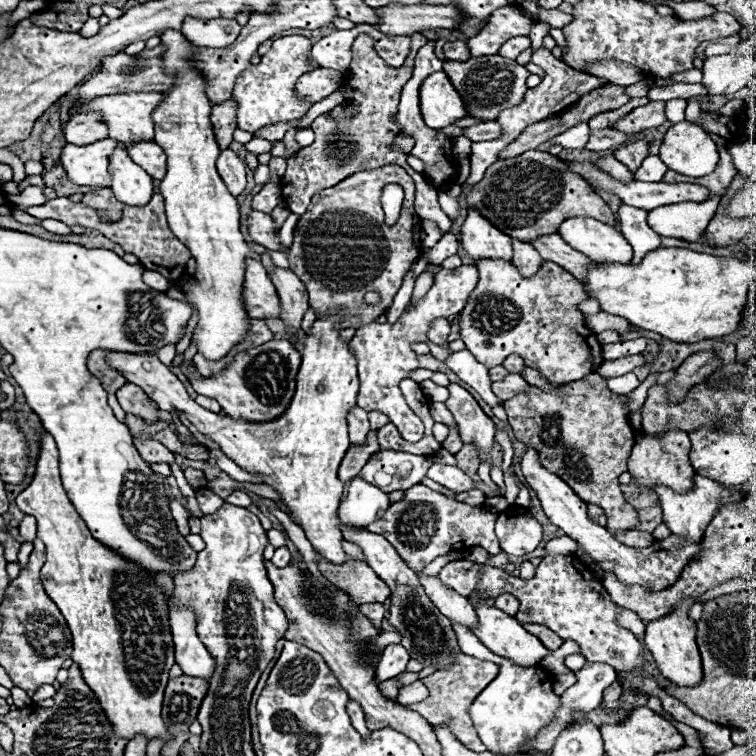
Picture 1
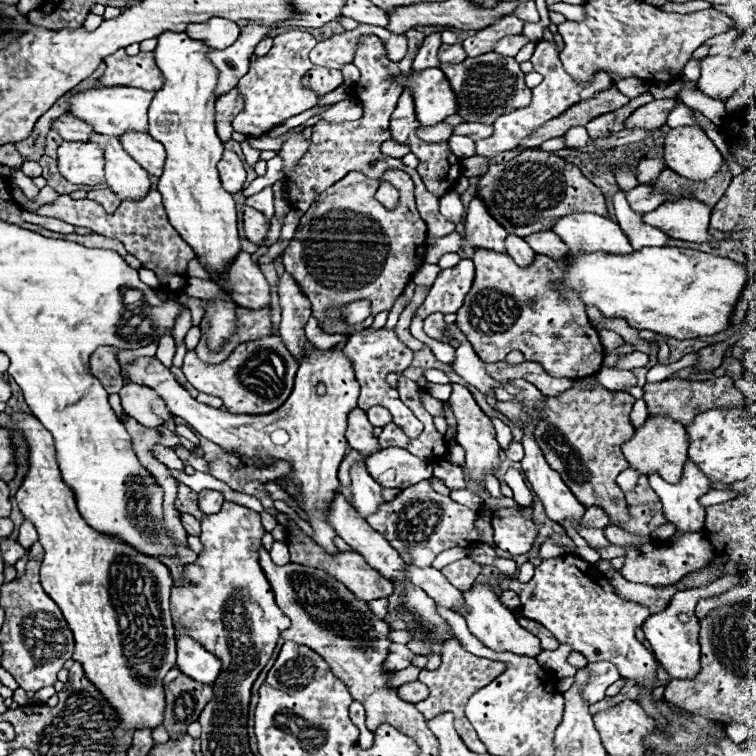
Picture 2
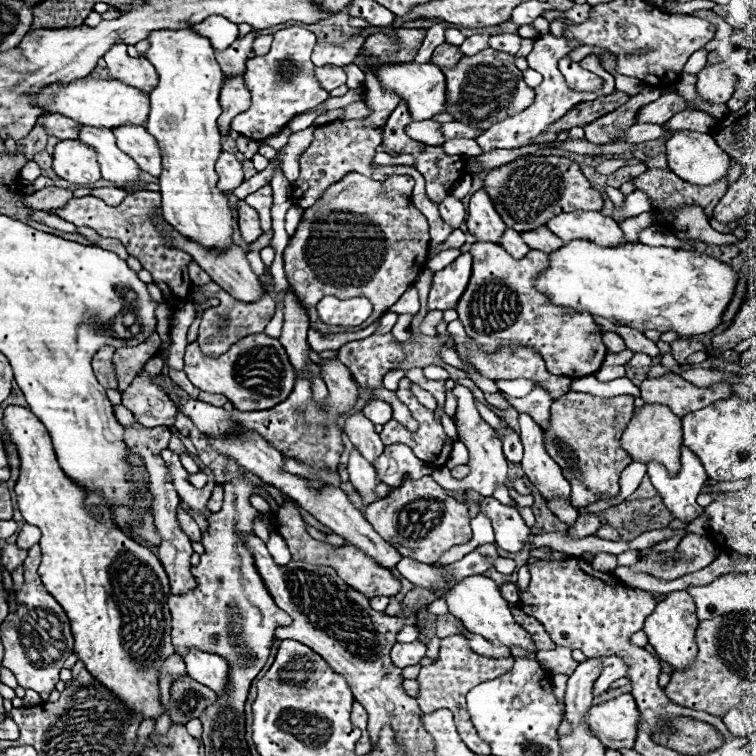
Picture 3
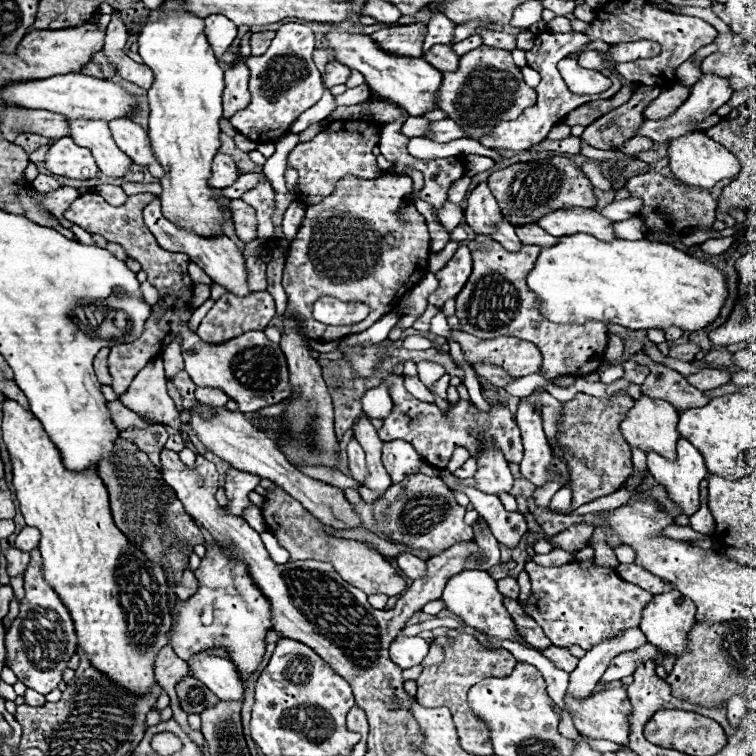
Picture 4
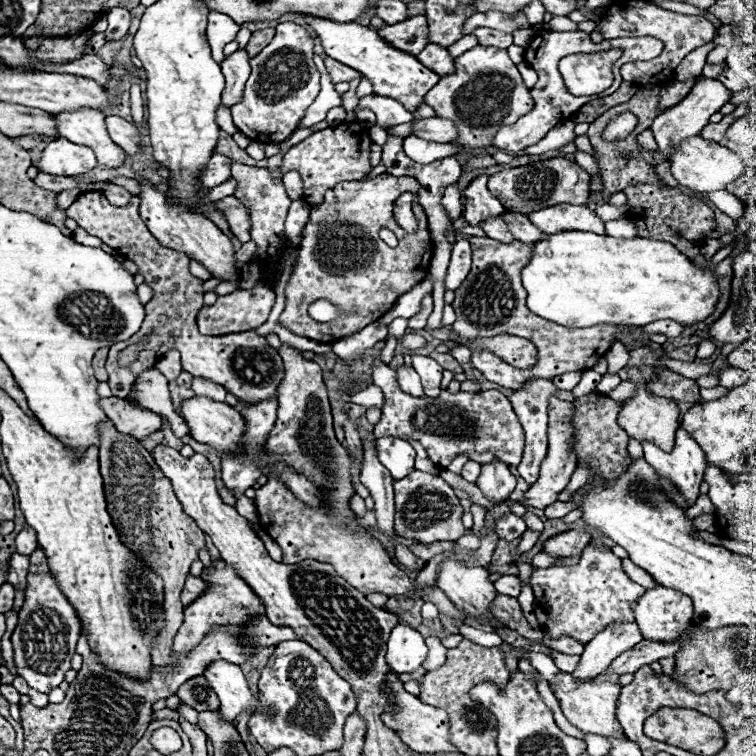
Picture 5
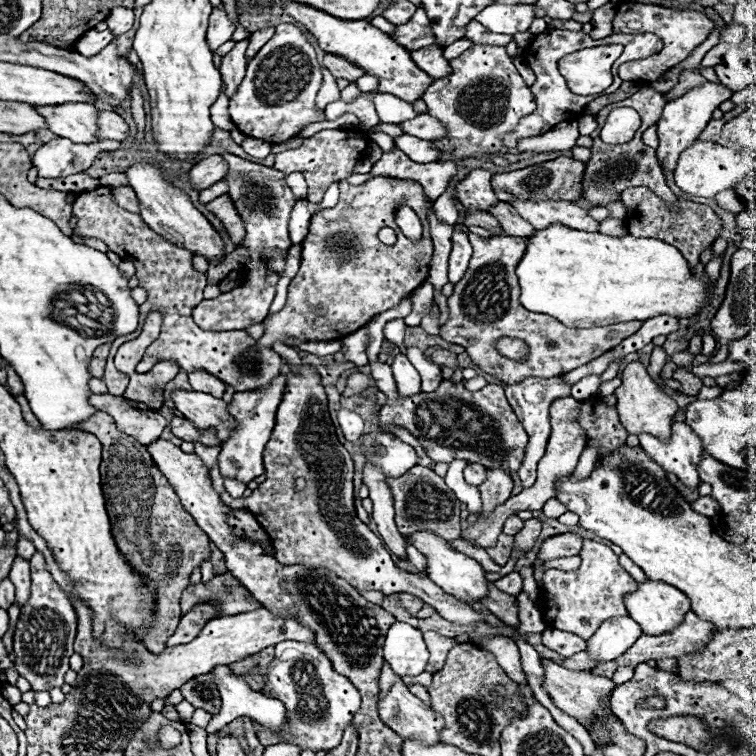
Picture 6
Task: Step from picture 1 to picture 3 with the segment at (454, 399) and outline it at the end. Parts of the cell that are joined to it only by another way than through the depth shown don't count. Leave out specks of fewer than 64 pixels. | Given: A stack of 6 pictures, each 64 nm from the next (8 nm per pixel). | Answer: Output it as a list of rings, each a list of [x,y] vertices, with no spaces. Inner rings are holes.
[[[456,384],[456,388],[452,390],[456,400],[458,400],[458,408],[456,408],[456,428],[458,428],[458,438],[462,444],[466,444],[468,448],[468,464],[470,464],[470,474],[464,480],[448,480],[448,486],[444,484],[442,488],[446,490],[476,490],[480,496],[490,496],[494,492],[496,484],[506,486],[508,484],[508,462],[502,454],[502,442],[496,438],[496,432],[492,426],[488,426],[476,404],[474,404],[474,396],[468,388]]]

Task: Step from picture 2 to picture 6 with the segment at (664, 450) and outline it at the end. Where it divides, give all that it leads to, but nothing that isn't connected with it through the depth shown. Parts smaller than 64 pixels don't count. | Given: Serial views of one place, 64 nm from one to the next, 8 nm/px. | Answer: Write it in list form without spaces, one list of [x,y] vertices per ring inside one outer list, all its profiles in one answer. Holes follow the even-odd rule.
[[[640,362],[626,364],[622,372],[622,386],[614,392],[618,396],[618,416],[622,426],[628,430],[628,434],[642,434],[650,432],[652,436],[658,436],[658,440],[666,440],[670,436],[670,420],[674,420],[678,412],[678,404],[650,378],[646,372],[646,366]]]

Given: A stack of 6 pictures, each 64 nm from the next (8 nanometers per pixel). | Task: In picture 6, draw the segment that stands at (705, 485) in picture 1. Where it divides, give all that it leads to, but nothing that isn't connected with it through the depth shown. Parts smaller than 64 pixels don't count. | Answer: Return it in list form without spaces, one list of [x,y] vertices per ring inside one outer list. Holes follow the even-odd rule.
[[[674,420],[672,424],[672,436],[670,442],[664,444],[656,440],[650,434],[640,434],[640,446],[642,450],[660,464],[666,472],[678,476],[688,488],[698,488],[700,474],[698,464],[702,460],[702,442],[692,432],[692,428],[684,422]]]

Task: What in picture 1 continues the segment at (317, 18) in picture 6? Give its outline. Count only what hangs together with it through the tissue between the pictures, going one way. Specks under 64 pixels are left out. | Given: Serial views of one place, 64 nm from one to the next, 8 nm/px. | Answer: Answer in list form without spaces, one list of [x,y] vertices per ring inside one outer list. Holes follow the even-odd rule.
[[[434,72],[434,74],[430,74],[430,76],[422,82],[422,86],[420,86],[420,110],[422,110],[424,122],[426,122],[430,128],[434,128],[434,130],[452,126],[456,120],[462,120],[462,118],[468,116],[460,94],[456,92],[456,88],[452,86],[450,78],[448,78],[444,72]]]

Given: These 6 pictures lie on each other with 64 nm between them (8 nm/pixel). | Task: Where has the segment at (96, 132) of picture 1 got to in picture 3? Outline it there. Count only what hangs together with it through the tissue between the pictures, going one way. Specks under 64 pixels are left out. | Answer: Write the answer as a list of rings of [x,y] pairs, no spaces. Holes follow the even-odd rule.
[[[50,114],[50,116],[42,116],[42,118],[44,118],[44,128],[50,136],[56,136],[60,140],[74,140],[80,136],[80,132],[78,132],[80,124],[70,120],[68,116]]]

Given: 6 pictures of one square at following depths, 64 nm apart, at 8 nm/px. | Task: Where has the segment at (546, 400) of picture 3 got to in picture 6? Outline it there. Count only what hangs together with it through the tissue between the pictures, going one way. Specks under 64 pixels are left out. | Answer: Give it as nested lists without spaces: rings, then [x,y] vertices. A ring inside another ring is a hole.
[[[558,398],[554,400],[554,404],[550,406],[550,422],[552,422],[552,442],[548,442],[546,454],[542,456],[542,460],[538,462],[538,480],[534,486],[522,490],[518,496],[510,496],[510,500],[506,500],[504,504],[500,504],[494,514],[486,520],[486,548],[492,548],[496,544],[496,538],[500,534],[500,526],[504,524],[504,520],[512,514],[516,514],[518,510],[542,510],[542,506],[550,500],[556,498],[556,482],[562,480],[562,476],[570,476],[578,464],[578,458],[584,450],[586,444],[586,434],[582,432],[580,424],[578,424],[578,400],[574,398]]]

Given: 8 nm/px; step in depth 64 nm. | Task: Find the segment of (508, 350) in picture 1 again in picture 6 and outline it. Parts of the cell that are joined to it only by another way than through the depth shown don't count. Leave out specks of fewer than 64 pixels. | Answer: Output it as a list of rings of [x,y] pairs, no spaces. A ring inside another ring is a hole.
[[[468,234],[468,238],[472,242],[474,254],[466,276],[454,286],[454,294],[448,298],[450,320],[440,328],[440,336],[448,342],[464,346],[472,362],[498,382],[516,384],[526,376],[538,378],[562,376],[616,348],[624,338],[640,330],[642,322],[594,328],[568,328],[564,324],[558,324],[558,320],[550,316],[528,312],[520,304],[518,278],[514,276],[514,264],[518,264],[518,256],[522,256],[522,248],[526,248],[526,242],[514,236],[480,238],[476,234]],[[500,336],[522,338],[530,346],[528,360],[524,364],[516,364],[500,356],[496,348],[492,348],[492,342],[498,340]]]

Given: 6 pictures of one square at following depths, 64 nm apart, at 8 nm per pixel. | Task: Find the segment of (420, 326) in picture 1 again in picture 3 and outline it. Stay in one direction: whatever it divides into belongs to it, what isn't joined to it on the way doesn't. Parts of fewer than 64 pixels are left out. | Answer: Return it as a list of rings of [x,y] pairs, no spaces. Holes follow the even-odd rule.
[[[460,254],[454,264],[450,264],[448,268],[436,272],[434,276],[434,284],[426,302],[426,310],[456,310],[458,300],[462,296],[462,292],[468,286],[468,280],[472,276],[472,256]],[[372,334],[368,338],[362,338],[362,340],[352,340],[348,344],[344,344],[340,350],[338,350],[338,358],[352,370],[352,376],[354,380],[358,380],[358,384],[368,392],[368,400],[384,400],[386,404],[392,406],[392,416],[394,420],[398,420],[400,424],[406,424],[406,428],[410,432],[416,432],[418,430],[418,422],[410,416],[410,410],[398,400],[396,392],[392,390],[386,390],[384,384],[382,384],[382,378],[386,372],[394,370],[394,368],[402,368],[402,362],[406,360],[406,354],[404,354],[404,348],[400,346],[400,342],[394,340],[392,334]]]

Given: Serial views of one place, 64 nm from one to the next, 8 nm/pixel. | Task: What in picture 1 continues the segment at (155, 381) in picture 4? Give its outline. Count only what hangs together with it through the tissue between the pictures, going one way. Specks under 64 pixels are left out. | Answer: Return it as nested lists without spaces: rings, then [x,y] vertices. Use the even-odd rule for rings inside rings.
[[[124,384],[118,392],[118,402],[120,406],[126,410],[126,412],[132,412],[132,414],[138,414],[144,418],[146,424],[154,424],[158,422],[158,406],[148,398],[148,394],[138,388],[136,384]]]

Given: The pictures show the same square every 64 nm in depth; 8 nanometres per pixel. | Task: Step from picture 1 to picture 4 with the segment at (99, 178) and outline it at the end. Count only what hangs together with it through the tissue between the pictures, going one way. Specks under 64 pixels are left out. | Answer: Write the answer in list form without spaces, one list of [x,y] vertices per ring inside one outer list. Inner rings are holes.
[[[60,138],[46,156],[46,168],[56,176],[66,176],[72,180],[96,178],[98,166],[88,148],[78,146],[72,138]]]

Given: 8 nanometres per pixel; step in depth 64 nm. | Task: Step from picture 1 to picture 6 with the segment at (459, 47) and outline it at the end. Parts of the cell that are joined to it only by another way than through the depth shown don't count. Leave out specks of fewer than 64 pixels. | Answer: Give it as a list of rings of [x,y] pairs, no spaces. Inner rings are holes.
[[[432,44],[426,48],[420,48],[416,52],[412,52],[412,60],[432,78],[438,76],[448,76],[450,74],[450,64],[446,62],[446,58],[442,56],[442,46]]]

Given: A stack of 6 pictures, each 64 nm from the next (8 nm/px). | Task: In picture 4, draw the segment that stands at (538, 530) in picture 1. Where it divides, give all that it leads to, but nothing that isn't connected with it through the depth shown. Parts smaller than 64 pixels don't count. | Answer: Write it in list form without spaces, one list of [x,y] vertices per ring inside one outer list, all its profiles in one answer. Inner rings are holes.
[[[460,488],[460,492],[470,498],[500,544],[504,544],[506,548],[514,548],[520,544],[520,540],[528,532],[526,520],[520,512],[506,510],[498,496],[478,492],[476,488]]]

